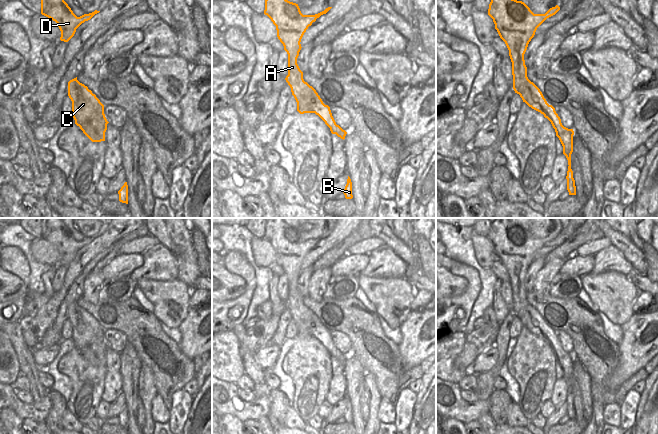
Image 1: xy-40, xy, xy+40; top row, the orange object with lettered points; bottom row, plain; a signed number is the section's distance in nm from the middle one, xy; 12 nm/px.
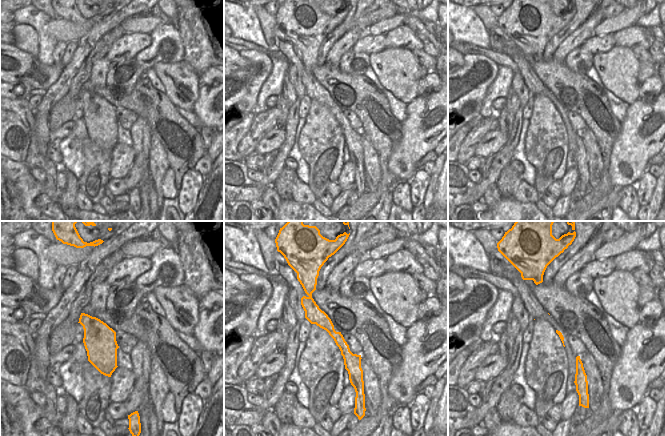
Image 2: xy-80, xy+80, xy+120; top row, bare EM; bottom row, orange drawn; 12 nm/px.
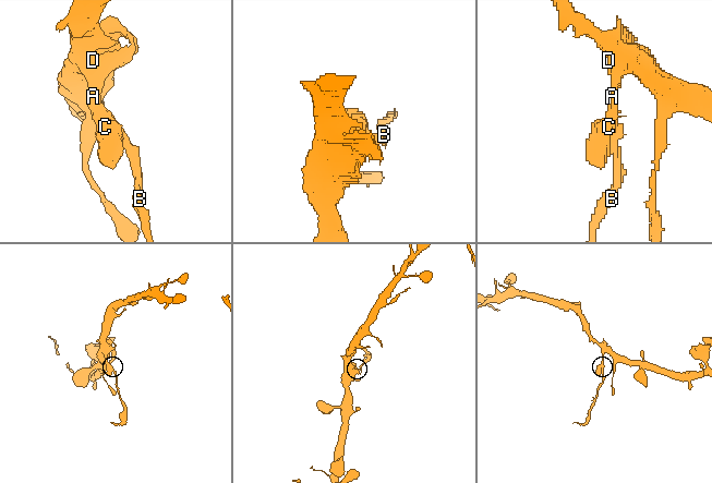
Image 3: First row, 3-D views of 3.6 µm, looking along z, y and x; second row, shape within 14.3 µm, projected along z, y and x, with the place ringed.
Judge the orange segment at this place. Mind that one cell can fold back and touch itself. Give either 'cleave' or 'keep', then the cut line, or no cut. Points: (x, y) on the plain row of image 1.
cleave; cut xy+40 (561, 347), (554, 352)

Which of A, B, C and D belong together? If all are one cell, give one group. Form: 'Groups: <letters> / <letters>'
Groups: A C D / B

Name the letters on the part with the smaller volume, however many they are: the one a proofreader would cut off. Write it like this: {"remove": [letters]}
{"remove": ["B"]}

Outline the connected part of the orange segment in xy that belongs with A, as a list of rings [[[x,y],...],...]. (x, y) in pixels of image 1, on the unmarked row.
[[[269,218],[264,234],[264,238],[276,250],[277,261],[288,278],[288,299],[285,304],[297,326],[297,335],[300,338],[315,337],[330,353],[337,350],[330,331],[325,329],[316,314],[304,305],[297,282],[302,272],[301,263],[308,251],[331,232],[328,231],[315,239],[303,239],[298,228],[286,224],[284,218]]]

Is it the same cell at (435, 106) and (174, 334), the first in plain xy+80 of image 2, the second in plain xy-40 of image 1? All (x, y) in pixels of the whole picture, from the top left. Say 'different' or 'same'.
different

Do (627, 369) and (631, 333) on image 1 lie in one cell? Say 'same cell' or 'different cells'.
same cell

